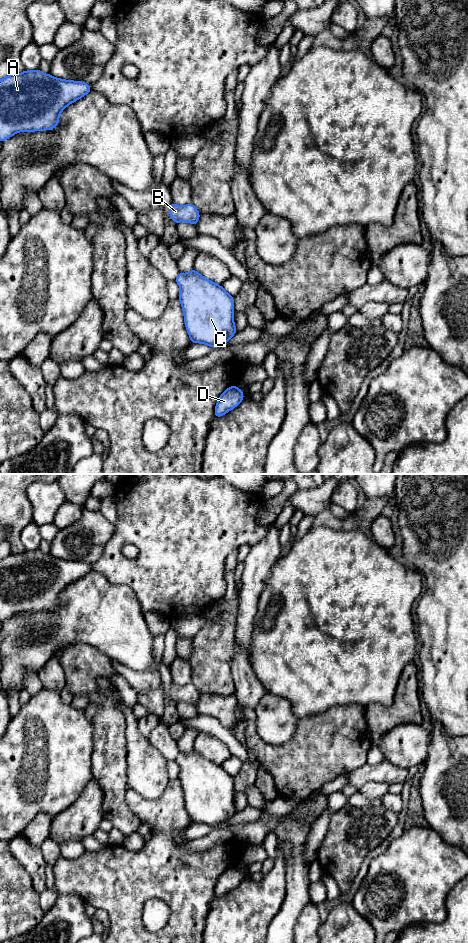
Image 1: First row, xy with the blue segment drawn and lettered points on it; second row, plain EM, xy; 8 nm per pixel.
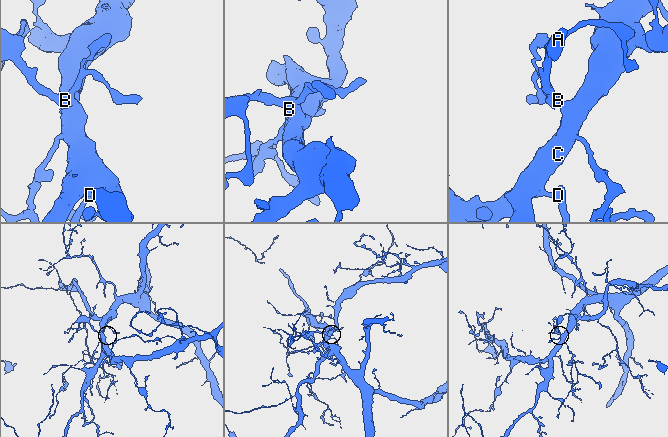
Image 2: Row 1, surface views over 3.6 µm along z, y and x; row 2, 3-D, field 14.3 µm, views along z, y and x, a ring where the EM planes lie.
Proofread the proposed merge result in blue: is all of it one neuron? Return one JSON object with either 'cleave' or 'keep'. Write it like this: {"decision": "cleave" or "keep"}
{"decision": "keep"}

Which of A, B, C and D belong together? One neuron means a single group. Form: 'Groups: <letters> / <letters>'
Groups: A B C D

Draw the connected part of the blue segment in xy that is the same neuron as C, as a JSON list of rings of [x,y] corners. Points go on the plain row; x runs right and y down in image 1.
[[[194,748],[189,753],[179,752],[175,761],[180,767],[178,779],[191,823],[206,824],[212,828],[227,823],[238,811],[234,805],[234,777],[222,765],[204,758]]]

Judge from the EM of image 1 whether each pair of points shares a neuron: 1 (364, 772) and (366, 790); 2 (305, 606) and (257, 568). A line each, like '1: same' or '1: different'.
1: different
2: different

